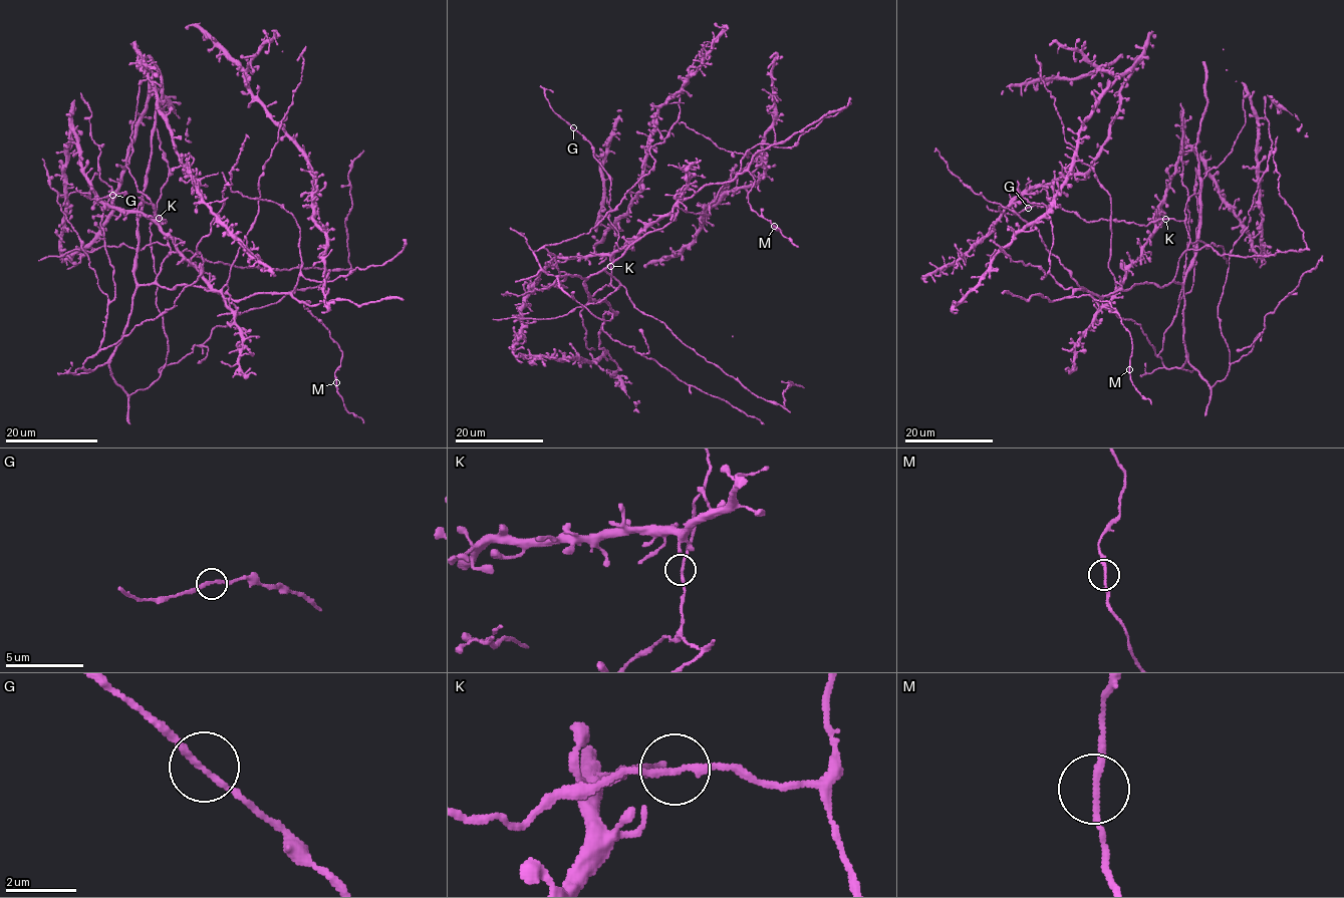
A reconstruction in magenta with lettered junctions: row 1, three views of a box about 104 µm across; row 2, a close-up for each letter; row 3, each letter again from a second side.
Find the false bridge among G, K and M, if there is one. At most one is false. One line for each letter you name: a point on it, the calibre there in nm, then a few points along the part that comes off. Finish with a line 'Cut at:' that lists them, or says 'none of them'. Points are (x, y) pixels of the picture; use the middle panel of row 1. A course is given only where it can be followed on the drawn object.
Cut at: none of them

